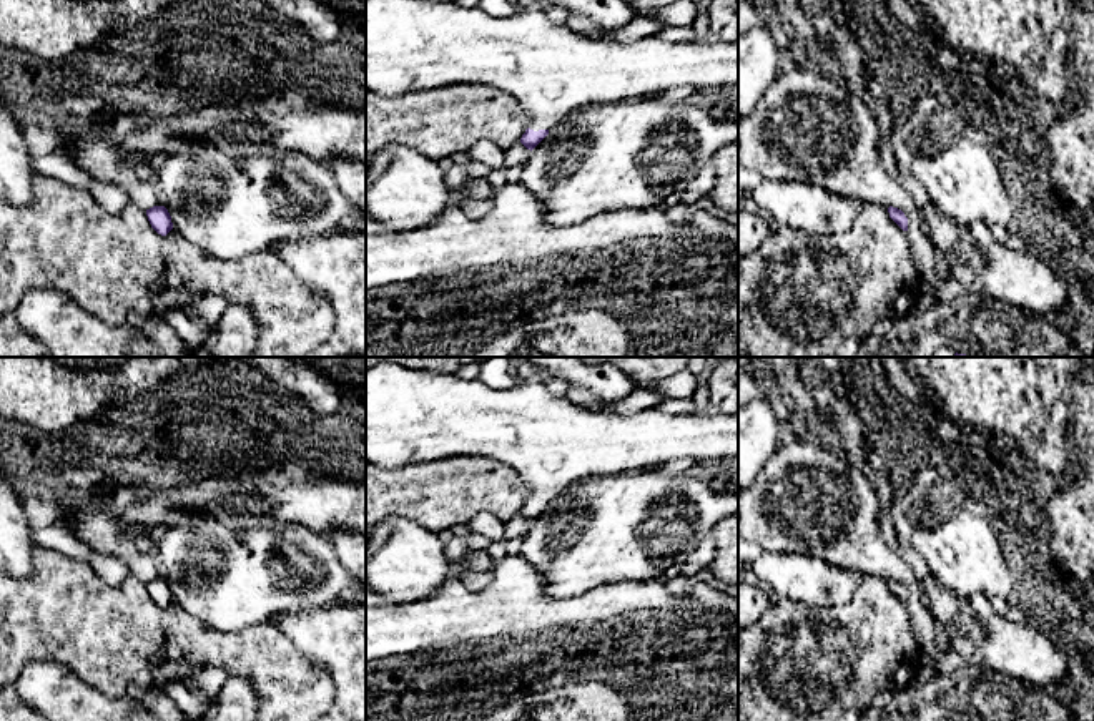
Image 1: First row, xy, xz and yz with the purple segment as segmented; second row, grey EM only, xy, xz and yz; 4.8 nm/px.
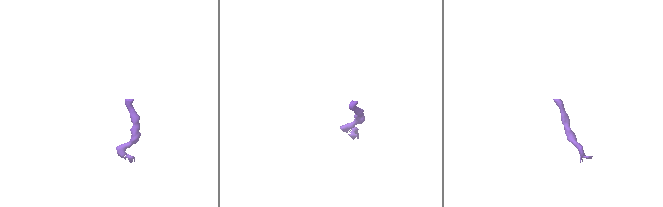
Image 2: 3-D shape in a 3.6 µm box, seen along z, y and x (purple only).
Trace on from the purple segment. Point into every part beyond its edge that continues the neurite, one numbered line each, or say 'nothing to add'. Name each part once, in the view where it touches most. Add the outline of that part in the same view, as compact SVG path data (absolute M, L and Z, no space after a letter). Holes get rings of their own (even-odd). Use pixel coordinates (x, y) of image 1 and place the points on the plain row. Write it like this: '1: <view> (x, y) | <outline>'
1: xz (413, 416) | M377 364L366 372L366 462L387 470L421 465L431 460L457 457L489 457L514 468L530 488L530 502L552 502L570 483L589 475L609 475L625 470L658 467L682 459L710 462L738 459L738 414L718 410L697 414L663 414L645 409L632 415L604 414L559 399L549 389L522 377L505 389L494 389L482 380L467 380L456 372L437 374Z

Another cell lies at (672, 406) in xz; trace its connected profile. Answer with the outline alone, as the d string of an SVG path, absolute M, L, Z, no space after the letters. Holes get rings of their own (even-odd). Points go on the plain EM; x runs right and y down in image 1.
M668 399L665 402L657 404L653 409L663 412L663 414L697 414L697 412L710 412L713 410L710 405L707 405L705 410L700 410L692 399Z

